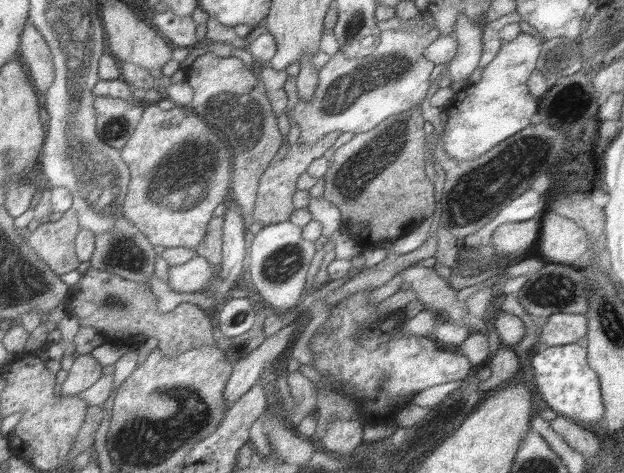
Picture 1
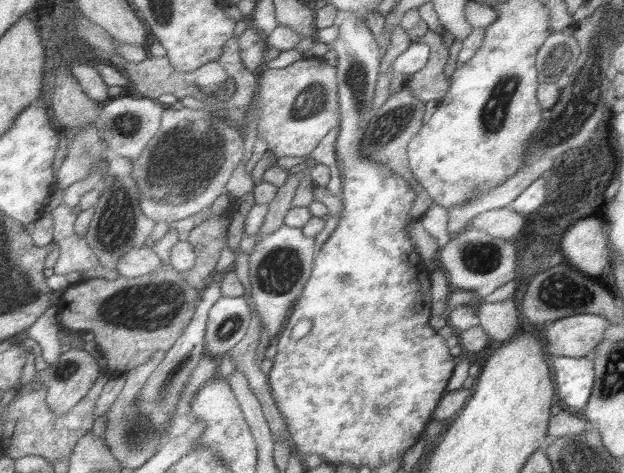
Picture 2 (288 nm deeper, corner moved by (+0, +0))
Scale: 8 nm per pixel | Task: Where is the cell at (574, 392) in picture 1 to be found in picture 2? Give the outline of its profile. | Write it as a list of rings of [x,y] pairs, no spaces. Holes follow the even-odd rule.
[[[551,356],[551,372],[555,380],[555,402],[561,402],[561,408],[581,414],[581,410],[587,406],[587,400],[595,386],[595,374],[593,374],[593,362],[585,356],[573,358],[573,356]]]

